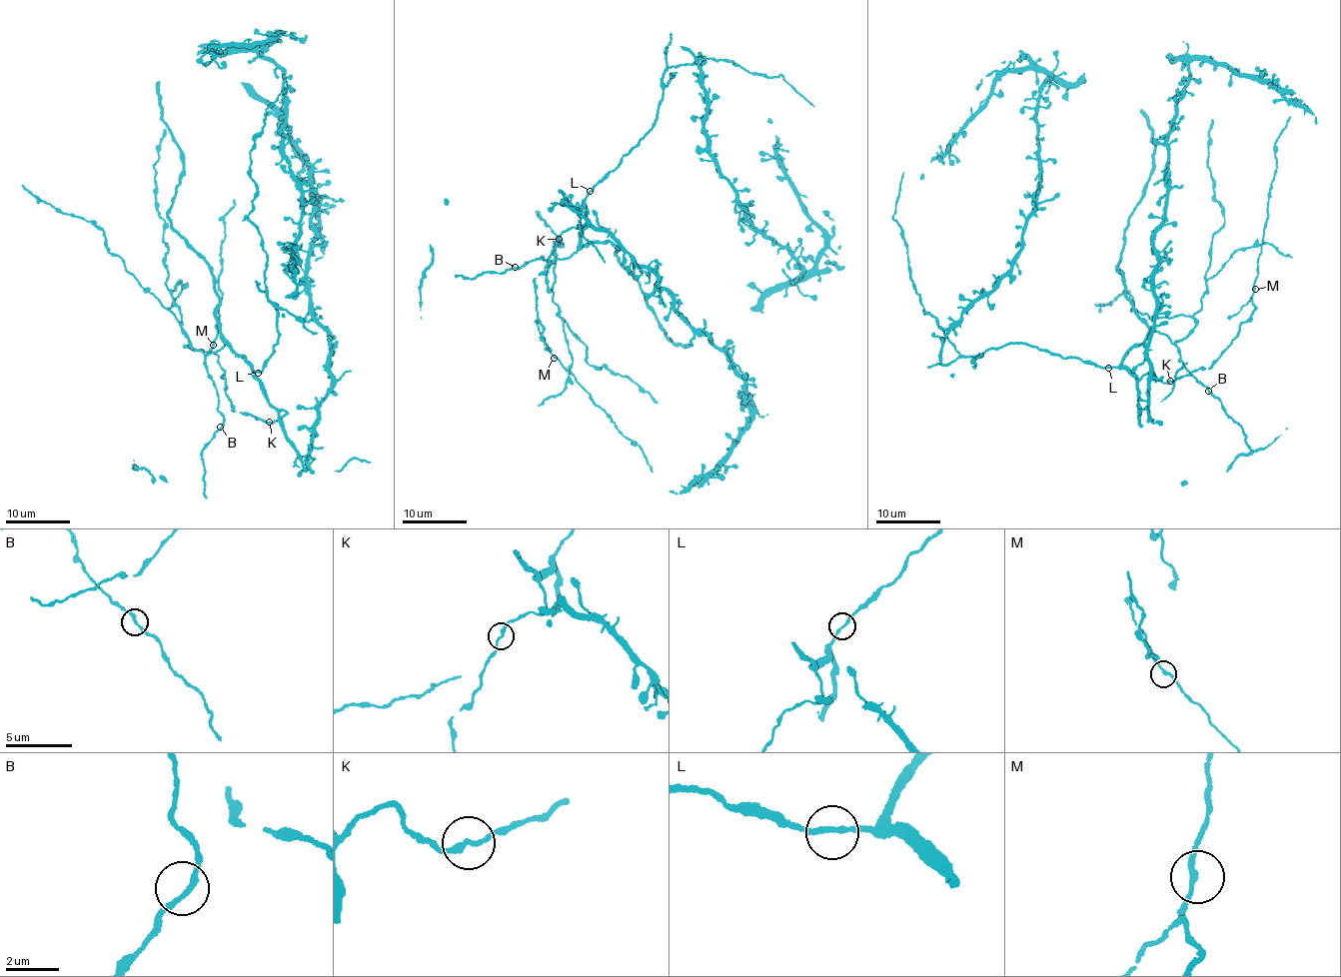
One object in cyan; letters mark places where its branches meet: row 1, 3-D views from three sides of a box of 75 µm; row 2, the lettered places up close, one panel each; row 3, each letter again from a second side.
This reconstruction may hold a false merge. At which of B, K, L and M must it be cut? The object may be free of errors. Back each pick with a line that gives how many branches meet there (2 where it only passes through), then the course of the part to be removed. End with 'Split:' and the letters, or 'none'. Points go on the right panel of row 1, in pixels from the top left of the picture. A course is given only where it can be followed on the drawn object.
Split: none

